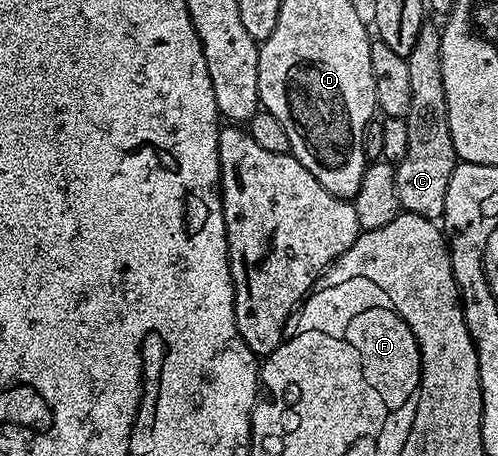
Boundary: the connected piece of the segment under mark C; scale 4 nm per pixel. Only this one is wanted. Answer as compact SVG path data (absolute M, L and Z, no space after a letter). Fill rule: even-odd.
M427 20L422 23L420 36L416 36L412 52L406 55L408 84L412 87L412 104L405 116L408 152L396 164L394 175L399 207L408 214L438 220L444 212L448 180L452 180L452 172L460 159L452 144L452 132L448 128L448 104L444 100L444 72L440 56L442 32L432 22Z

